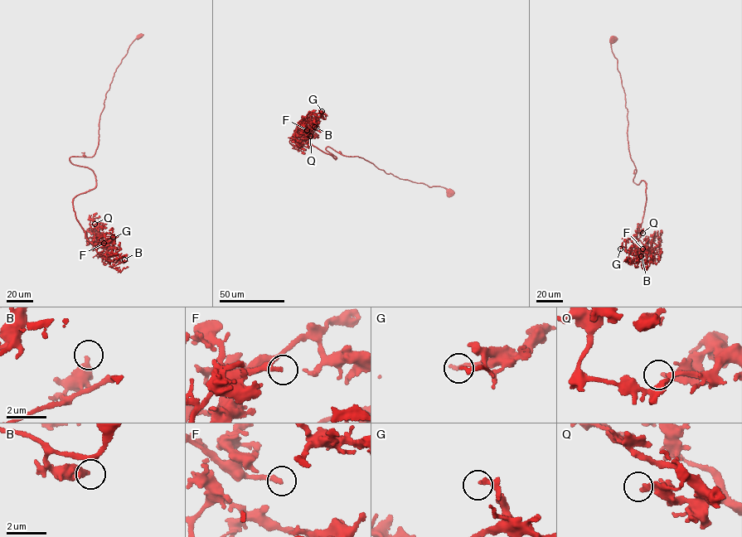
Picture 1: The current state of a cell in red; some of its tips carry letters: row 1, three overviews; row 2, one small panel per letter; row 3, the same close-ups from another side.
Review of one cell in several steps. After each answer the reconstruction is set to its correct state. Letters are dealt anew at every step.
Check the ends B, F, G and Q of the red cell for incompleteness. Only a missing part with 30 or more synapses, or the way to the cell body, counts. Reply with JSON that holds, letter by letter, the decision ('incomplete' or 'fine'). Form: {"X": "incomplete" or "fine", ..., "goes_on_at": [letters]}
{"B": "fine", "F": "incomplete", "G": "fine", "Q": "fine", "goes_on_at": ["F"]}

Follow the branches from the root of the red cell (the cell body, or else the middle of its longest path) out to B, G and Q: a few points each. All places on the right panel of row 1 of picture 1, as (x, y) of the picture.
B: (613, 39), (637, 171), (633, 181), (646, 186), (637, 235), (641, 256)
G: (613, 39), (637, 171), (633, 181), (644, 181), (647, 199), (637, 233), (642, 256), (620, 249)
Q: (613, 39), (637, 171), (633, 181), (646, 186), (637, 233), (642, 253), (636, 244), (642, 233)

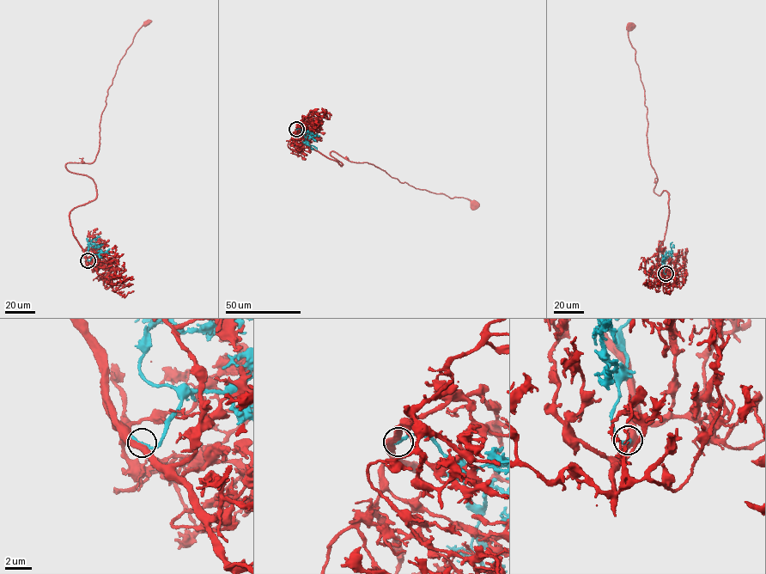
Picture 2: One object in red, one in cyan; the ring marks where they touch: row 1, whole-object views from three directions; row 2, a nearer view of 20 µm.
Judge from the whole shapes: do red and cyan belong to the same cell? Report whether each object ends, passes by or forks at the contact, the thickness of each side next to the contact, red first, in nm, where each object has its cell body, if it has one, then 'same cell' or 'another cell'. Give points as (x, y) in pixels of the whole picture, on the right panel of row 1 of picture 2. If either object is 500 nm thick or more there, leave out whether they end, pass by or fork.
red passes by | cyan ends | 400/320 nm | red (630, 26) | cyan none | same cell

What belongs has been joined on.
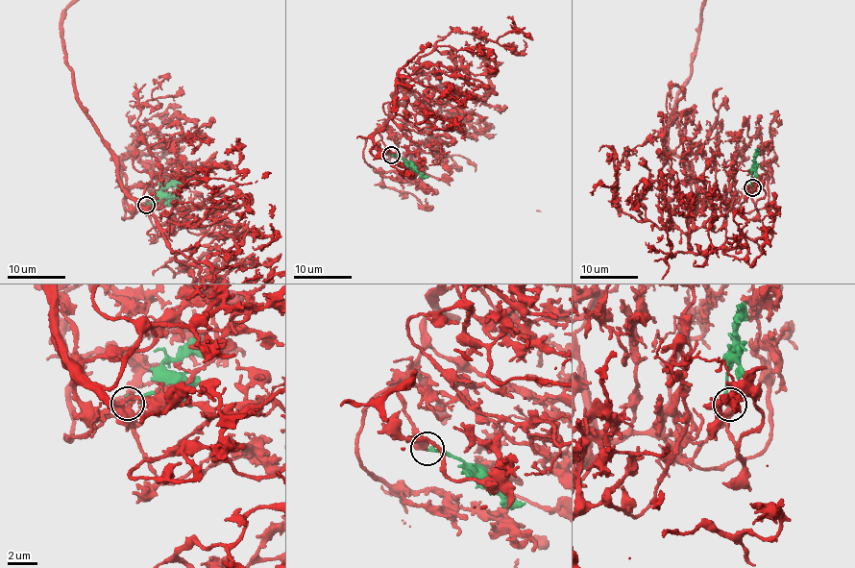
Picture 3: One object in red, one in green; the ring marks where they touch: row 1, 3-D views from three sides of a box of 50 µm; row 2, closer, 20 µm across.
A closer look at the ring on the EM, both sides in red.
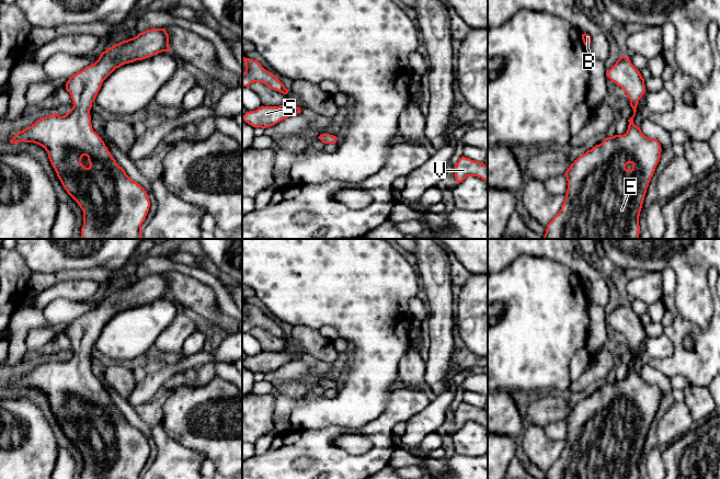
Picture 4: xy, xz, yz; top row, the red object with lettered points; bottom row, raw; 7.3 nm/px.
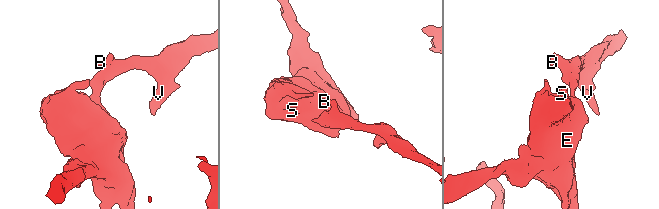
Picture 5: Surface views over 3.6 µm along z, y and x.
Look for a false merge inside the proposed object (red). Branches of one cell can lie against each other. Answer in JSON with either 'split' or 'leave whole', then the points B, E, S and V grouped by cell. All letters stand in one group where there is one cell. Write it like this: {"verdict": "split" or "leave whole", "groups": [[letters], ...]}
{"verdict": "leave whole", "groups": [["B", "E", "S", "V"]]}

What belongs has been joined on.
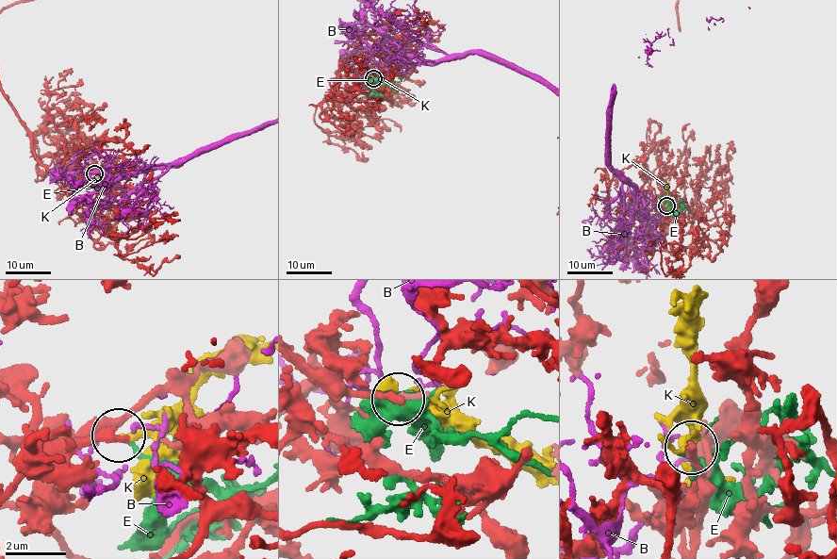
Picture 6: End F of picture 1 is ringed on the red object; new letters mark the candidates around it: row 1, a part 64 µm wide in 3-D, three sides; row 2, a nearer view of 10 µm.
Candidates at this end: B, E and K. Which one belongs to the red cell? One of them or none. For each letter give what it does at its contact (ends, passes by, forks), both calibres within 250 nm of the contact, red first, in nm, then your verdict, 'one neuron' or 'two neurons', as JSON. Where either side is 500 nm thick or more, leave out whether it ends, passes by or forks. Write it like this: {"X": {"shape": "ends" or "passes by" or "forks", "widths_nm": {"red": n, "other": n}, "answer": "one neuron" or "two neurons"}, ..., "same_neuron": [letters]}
{"B": {"shape": "ends", "widths_nm": {"red": 340, "other": 130}, "answer": "two neurons"}, "E": {"shape": "ends", "widths_nm": {"red": 280, "other": 160}, "answer": "two neurons"}, "K": {"shape": "ends", "widths_nm": {"red": 280, "other": 200}, "answer": "one neuron"}, "same_neuron": ["K"]}

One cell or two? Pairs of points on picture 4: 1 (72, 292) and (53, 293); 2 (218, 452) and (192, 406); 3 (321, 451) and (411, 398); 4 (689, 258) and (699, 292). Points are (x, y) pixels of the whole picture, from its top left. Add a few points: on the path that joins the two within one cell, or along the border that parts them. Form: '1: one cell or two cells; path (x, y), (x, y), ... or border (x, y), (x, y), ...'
1: one cell; path (68, 292), (57, 292)
2: one cell; path (218, 441), (215, 437), (215, 429), (203, 417)
3: one cell; path (347, 462), (365, 462), (381, 445), (385, 424)
4: one cell; path (692, 266), (692, 283)

